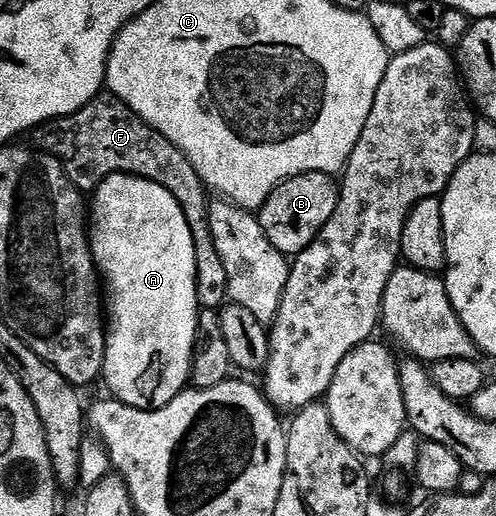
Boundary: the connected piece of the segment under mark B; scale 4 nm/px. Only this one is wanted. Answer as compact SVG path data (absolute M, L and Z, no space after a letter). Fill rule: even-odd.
M309 171L285 179L256 213L268 241L272 241L272 245L276 245L276 249L280 249L280 253L287 257L299 255L308 249L320 229L328 225L332 213L336 213L338 189L335 176L326 175L323 171Z

